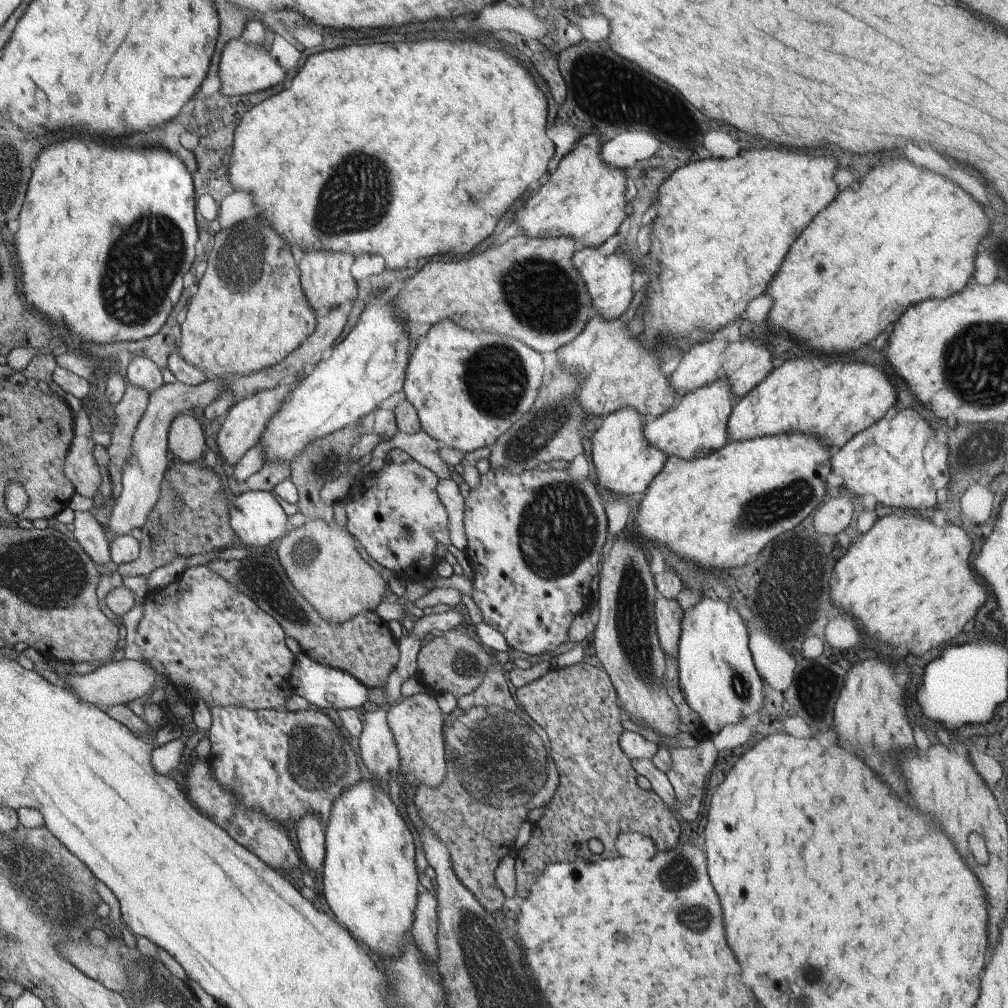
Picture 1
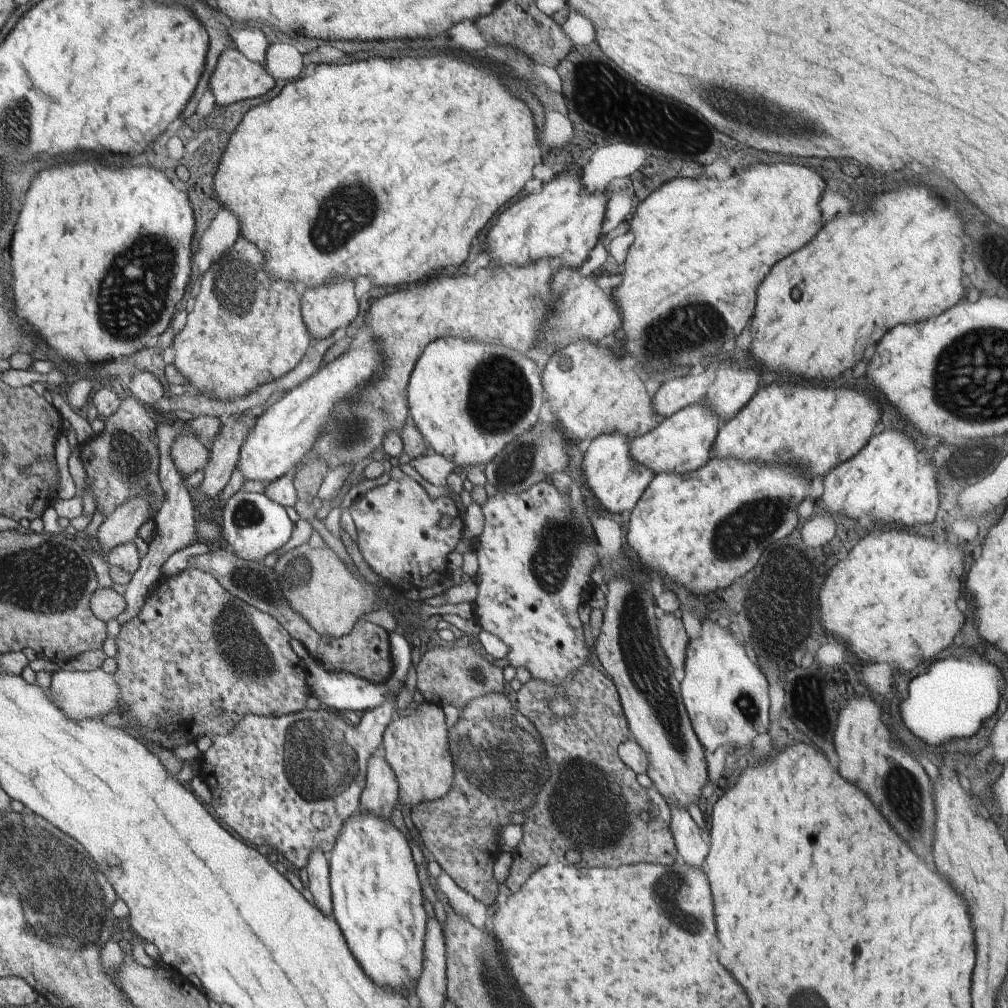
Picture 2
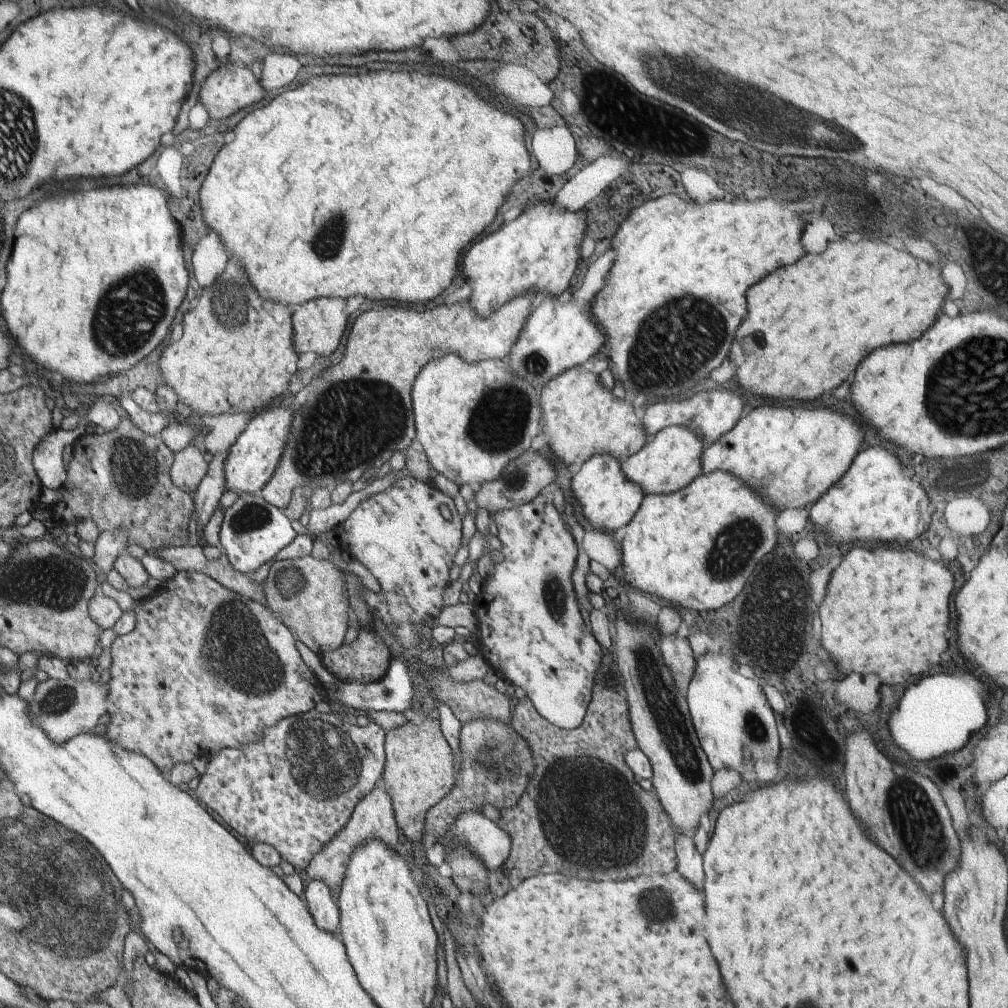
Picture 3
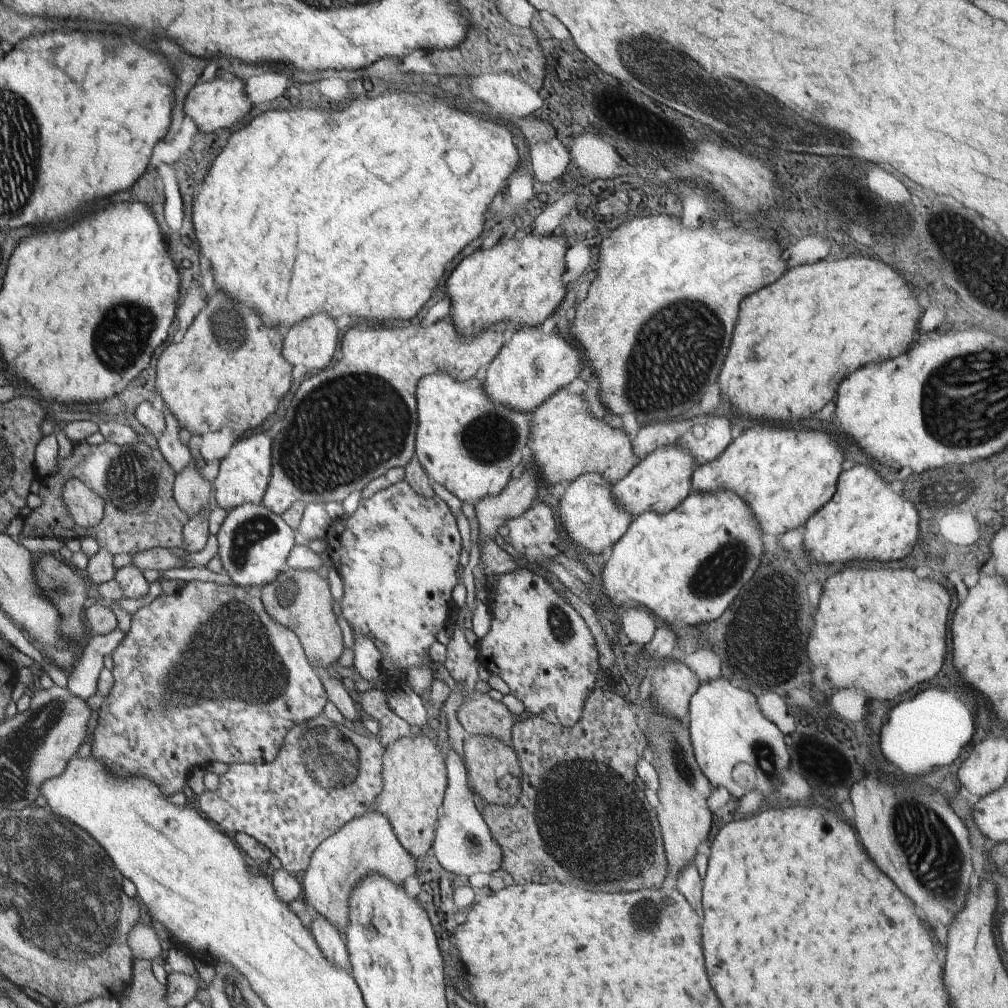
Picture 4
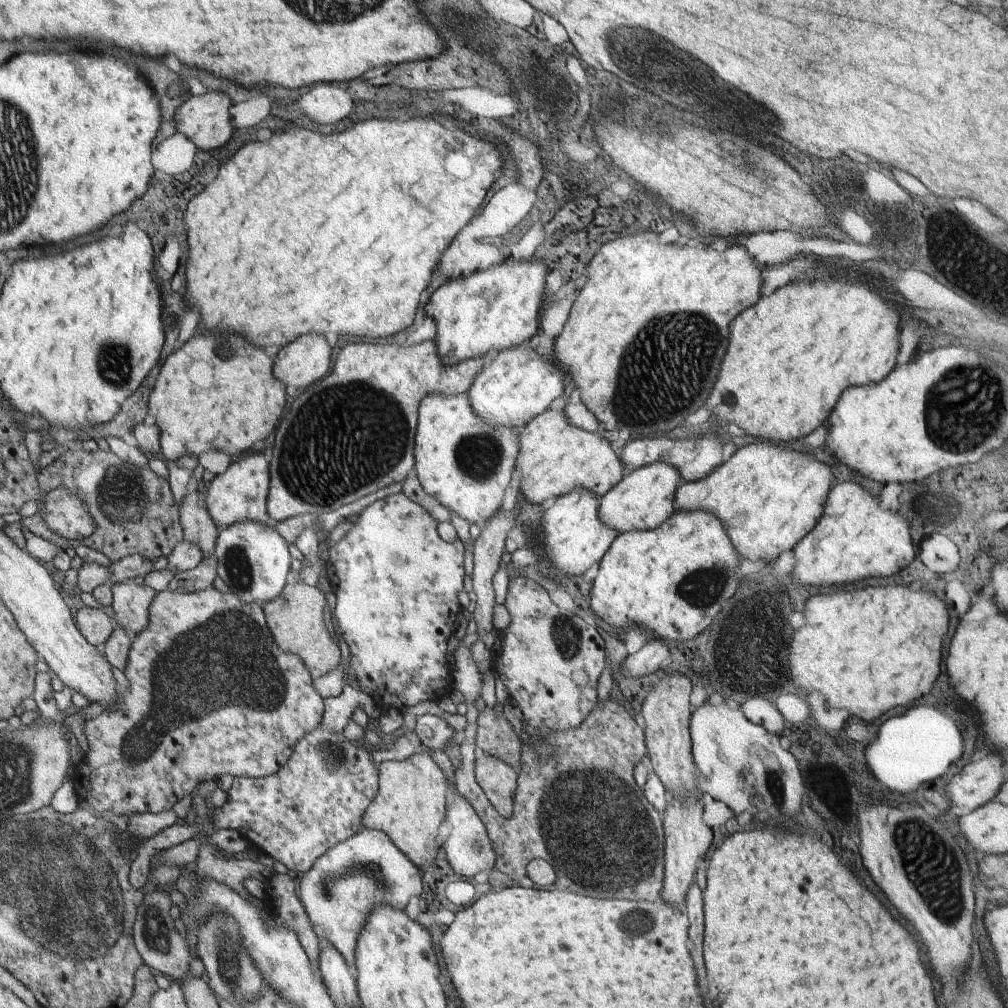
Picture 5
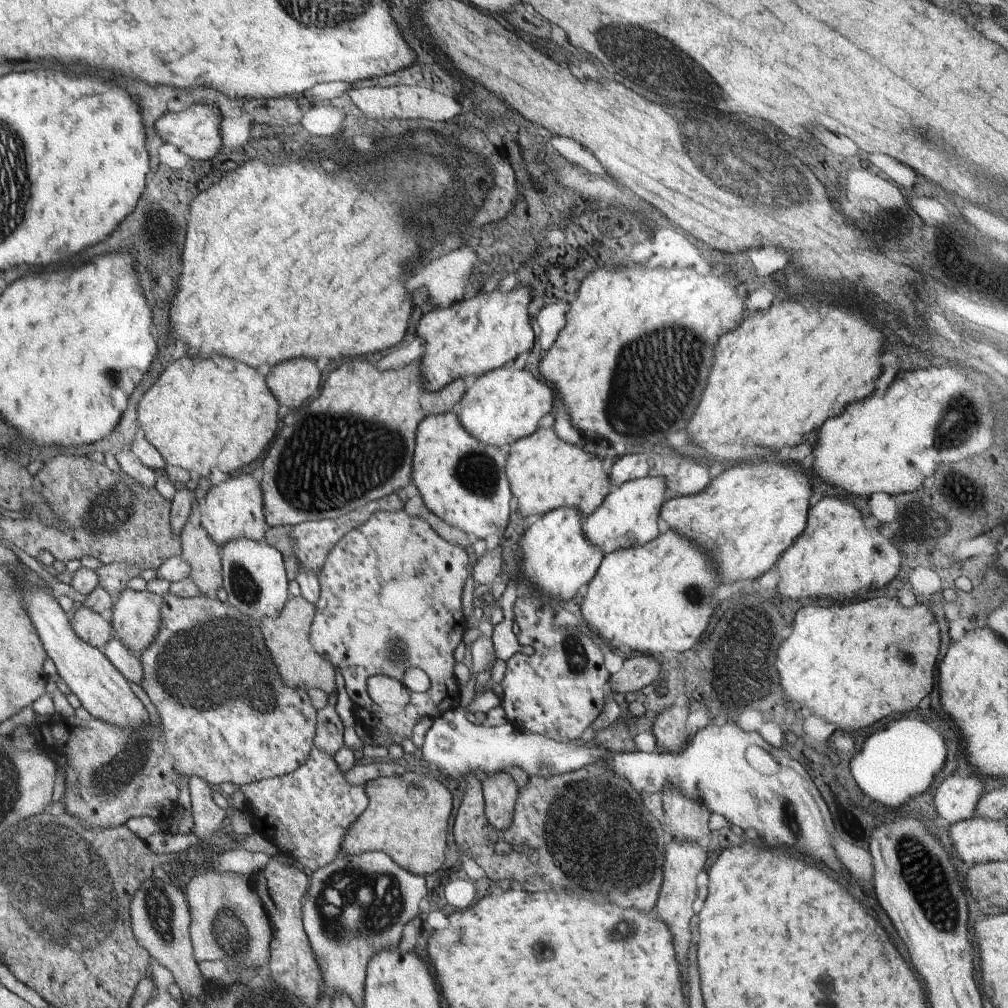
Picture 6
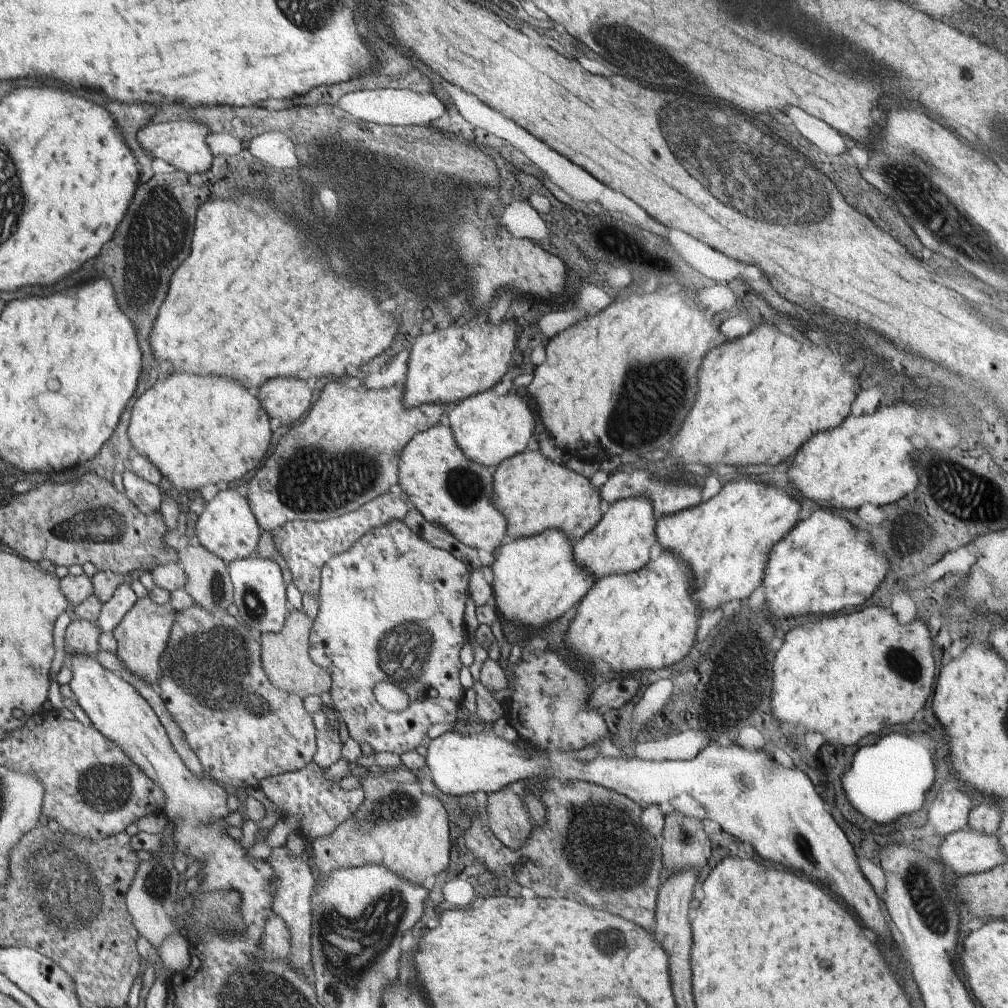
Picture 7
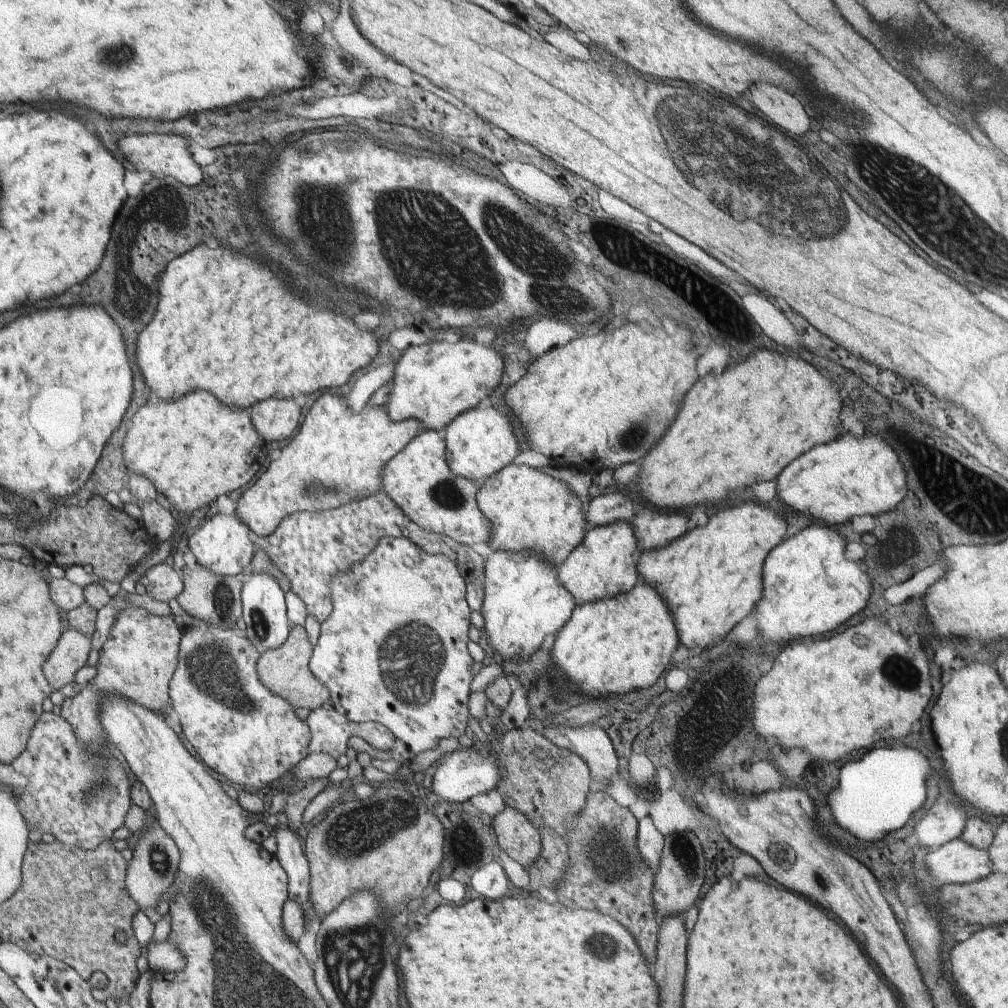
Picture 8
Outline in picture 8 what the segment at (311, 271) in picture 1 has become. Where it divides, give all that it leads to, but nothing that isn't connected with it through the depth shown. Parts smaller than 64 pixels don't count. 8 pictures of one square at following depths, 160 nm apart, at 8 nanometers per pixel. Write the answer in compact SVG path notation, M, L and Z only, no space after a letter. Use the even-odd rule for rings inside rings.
M271 398L257 402L248 412L256 432L269 445L292 436L300 424L300 410L294 399Z

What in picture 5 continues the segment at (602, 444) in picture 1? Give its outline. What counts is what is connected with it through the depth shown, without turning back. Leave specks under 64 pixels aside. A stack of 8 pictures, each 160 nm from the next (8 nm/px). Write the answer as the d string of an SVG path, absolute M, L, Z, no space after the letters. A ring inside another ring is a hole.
M574 489L568 494L558 497L552 508L548 508L543 512L543 518L536 521L536 535L542 534L542 544L547 554L547 560L557 569L562 578L578 576L584 574L588 568L598 564L602 557L608 552L612 542L618 536L615 530L607 528L607 526L598 518L599 498L590 491L584 489Z

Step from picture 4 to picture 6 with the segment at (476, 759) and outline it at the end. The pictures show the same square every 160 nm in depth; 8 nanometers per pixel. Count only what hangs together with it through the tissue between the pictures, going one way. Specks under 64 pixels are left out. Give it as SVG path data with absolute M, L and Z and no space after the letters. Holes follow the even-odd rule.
M506 772L487 777L482 784L488 822L496 830L508 830L514 820L514 806L516 806L519 786Z

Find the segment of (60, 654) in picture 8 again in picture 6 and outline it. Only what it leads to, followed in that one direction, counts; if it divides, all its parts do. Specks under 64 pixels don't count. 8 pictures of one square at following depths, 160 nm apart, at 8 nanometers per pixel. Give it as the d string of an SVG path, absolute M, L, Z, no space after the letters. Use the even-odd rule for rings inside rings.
M82 606L76 610L73 618L74 632L89 645L104 649L114 636L113 625L100 614Z

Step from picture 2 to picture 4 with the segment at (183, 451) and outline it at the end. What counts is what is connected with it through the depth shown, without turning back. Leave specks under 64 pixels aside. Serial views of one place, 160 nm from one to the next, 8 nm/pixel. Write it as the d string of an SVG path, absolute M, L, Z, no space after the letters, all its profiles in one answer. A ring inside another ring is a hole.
M192 462L192 464L186 467L183 473L178 474L177 480L175 481L175 496L177 497L178 504L181 505L181 508L188 516L191 516L191 518L203 511L206 512L208 516L210 514L208 510L210 510L210 492L212 492L211 482L204 480L204 478L198 474L198 471Z

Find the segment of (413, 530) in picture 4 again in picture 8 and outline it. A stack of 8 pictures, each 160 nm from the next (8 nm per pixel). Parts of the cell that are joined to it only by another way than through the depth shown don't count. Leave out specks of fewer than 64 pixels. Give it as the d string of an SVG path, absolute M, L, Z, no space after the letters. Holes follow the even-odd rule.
M408 536L382 537L376 548L349 571L337 575L331 586L333 611L320 625L319 637L309 660L312 674L327 688L333 708L342 713L349 721L366 723L374 721L389 728L395 736L395 747L386 754L372 752L372 760L395 760L408 764L415 756L434 750L442 738L460 738L468 724L470 682L474 680L472 666L474 659L466 646L470 639L468 630L471 624L471 610L465 594L467 582L459 572L457 564L446 555L425 553ZM420 623L436 634L442 642L442 666L432 682L432 698L426 704L404 704L396 696L386 696L386 686L380 668L382 644L390 632L396 632L408 624Z

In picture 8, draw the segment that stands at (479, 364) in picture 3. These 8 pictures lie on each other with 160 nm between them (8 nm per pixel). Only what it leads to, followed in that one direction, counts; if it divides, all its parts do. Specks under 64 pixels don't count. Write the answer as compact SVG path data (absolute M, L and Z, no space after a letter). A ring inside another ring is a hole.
M422 430L400 452L396 453L381 470L381 490L384 491L403 513L420 528L432 533L448 535L456 543L473 546L489 544L491 537L490 521L478 508L476 493L479 484L456 476L445 461L445 440L439 431Z

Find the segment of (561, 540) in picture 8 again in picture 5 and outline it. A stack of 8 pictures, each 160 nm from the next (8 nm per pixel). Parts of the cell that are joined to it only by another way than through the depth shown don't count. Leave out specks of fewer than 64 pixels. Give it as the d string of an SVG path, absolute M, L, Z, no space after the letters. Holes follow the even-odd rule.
M550 408L529 423L526 423L519 433L519 453L515 468L520 472L518 490L534 507L550 498L558 498L572 492L574 489L584 489L600 498L611 488L614 488L624 478L624 466L618 458L612 445L607 441L608 435L603 432L591 433L587 430L572 427L563 414L563 410L552 411Z

